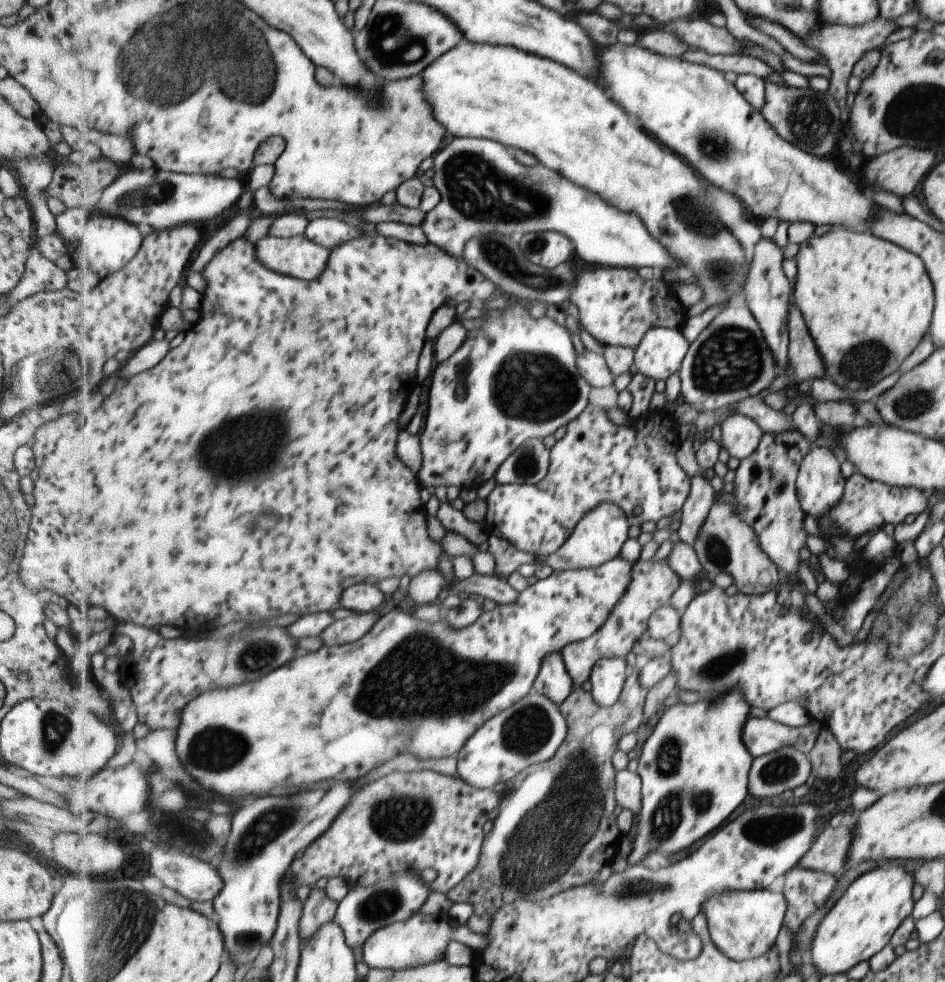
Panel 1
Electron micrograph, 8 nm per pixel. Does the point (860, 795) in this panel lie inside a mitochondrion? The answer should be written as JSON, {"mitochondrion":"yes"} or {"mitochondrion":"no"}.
{"mitochondrion":"no"}

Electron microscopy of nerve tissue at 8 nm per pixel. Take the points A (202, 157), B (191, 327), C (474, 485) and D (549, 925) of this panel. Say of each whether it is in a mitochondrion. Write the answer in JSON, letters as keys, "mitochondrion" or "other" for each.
{"A":"other","B":"other","C":"other","D":"other"}

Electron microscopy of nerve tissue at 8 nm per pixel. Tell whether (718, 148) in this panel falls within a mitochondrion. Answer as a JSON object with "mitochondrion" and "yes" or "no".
{"mitochondrion":"yes"}

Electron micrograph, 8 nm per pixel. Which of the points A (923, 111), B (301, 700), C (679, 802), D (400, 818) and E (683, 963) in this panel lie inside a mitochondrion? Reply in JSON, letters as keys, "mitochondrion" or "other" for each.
{"A":"mitochondrion","B":"other","C":"mitochondrion","D":"mitochondrion","E":"other"}

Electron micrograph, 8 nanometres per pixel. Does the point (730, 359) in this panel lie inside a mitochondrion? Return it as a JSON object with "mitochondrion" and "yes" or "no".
{"mitochondrion":"yes"}

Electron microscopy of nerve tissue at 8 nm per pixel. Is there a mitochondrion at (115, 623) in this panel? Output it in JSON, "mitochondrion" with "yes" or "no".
{"mitochondrion":"no"}

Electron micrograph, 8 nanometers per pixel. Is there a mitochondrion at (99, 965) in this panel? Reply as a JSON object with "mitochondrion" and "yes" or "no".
{"mitochondrion":"yes"}

